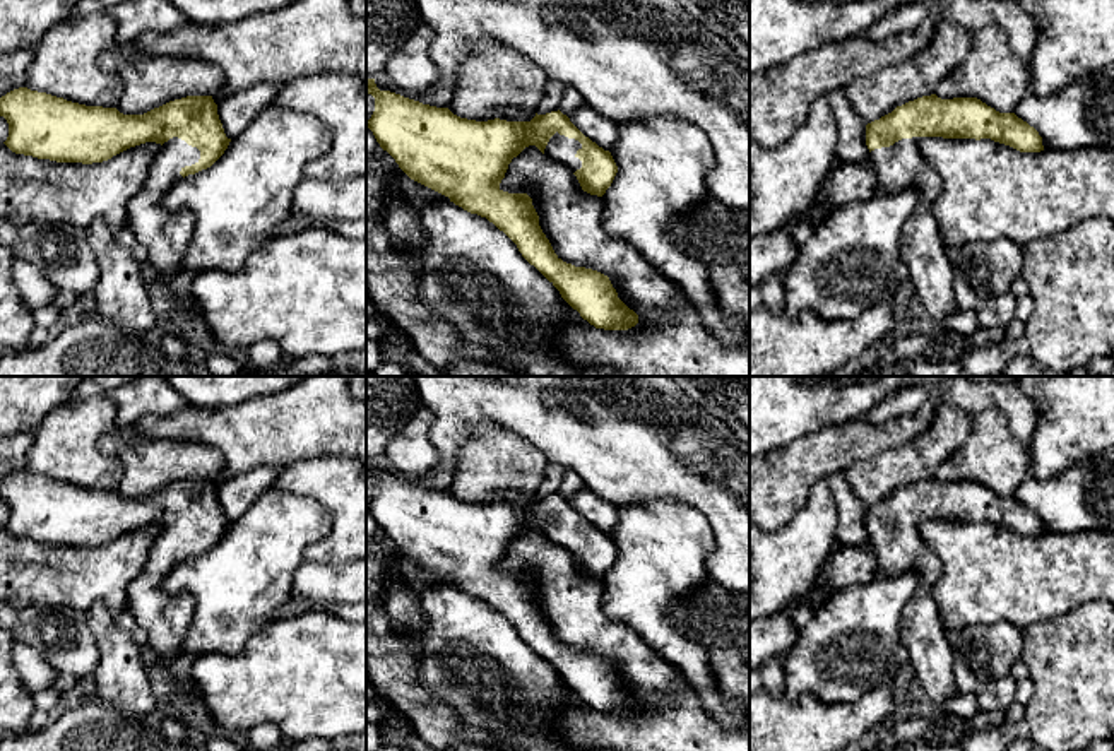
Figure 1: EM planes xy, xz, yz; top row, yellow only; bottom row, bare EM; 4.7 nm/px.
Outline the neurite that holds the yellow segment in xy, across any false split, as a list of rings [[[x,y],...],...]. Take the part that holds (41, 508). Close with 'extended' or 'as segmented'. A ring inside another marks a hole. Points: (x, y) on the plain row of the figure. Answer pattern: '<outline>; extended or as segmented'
[[[19,470],[0,481],[0,500],[9,506],[3,527],[12,535],[56,546],[103,546],[130,530],[159,527],[144,571],[128,588],[128,604],[161,665],[183,655],[195,602],[190,595],[168,595],[163,580],[185,559],[210,551],[231,525],[212,479],[123,498]]]; extended

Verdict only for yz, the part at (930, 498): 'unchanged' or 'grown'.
grown

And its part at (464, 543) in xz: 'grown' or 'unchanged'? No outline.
grown

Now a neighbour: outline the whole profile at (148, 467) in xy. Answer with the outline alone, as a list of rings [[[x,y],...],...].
[[[120,429],[118,458],[123,477],[116,493],[123,498],[144,498],[187,479],[214,479],[224,467],[224,453],[210,445],[147,440],[135,445],[137,429]]]

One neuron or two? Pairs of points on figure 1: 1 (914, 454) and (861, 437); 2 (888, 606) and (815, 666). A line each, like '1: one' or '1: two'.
1: two
2: one

